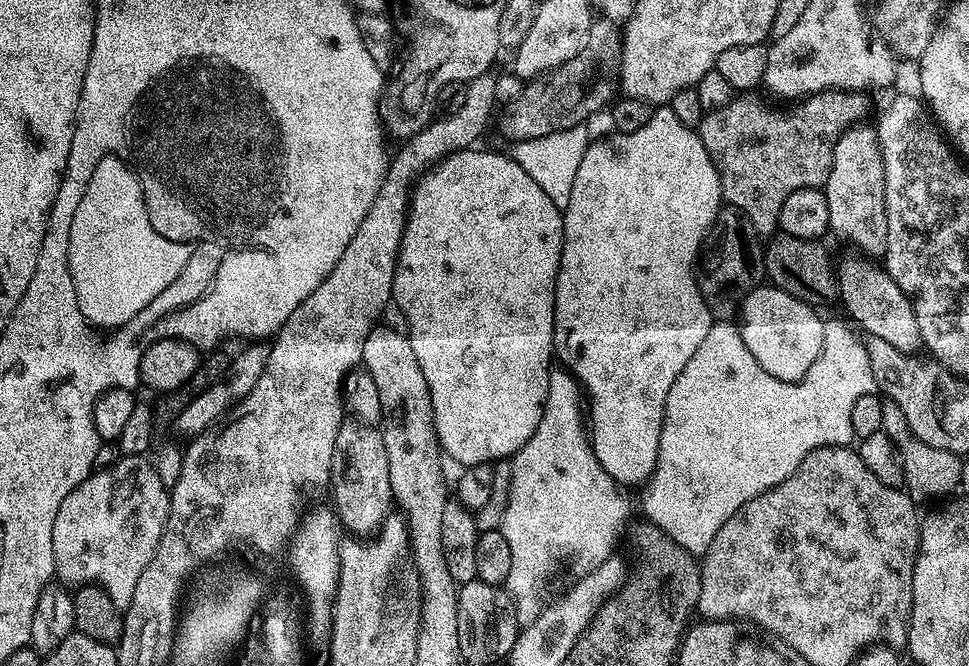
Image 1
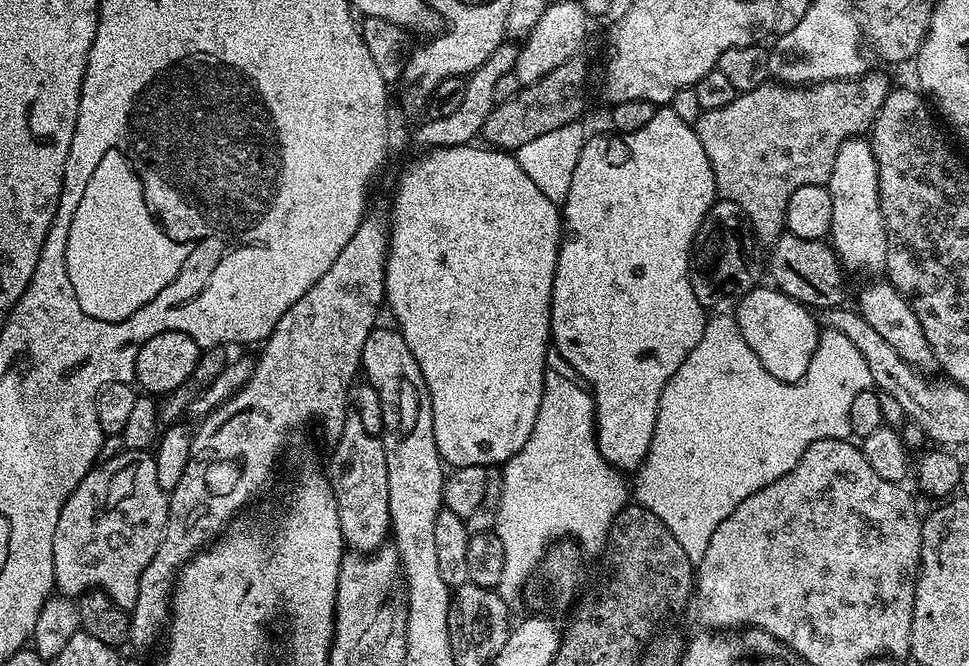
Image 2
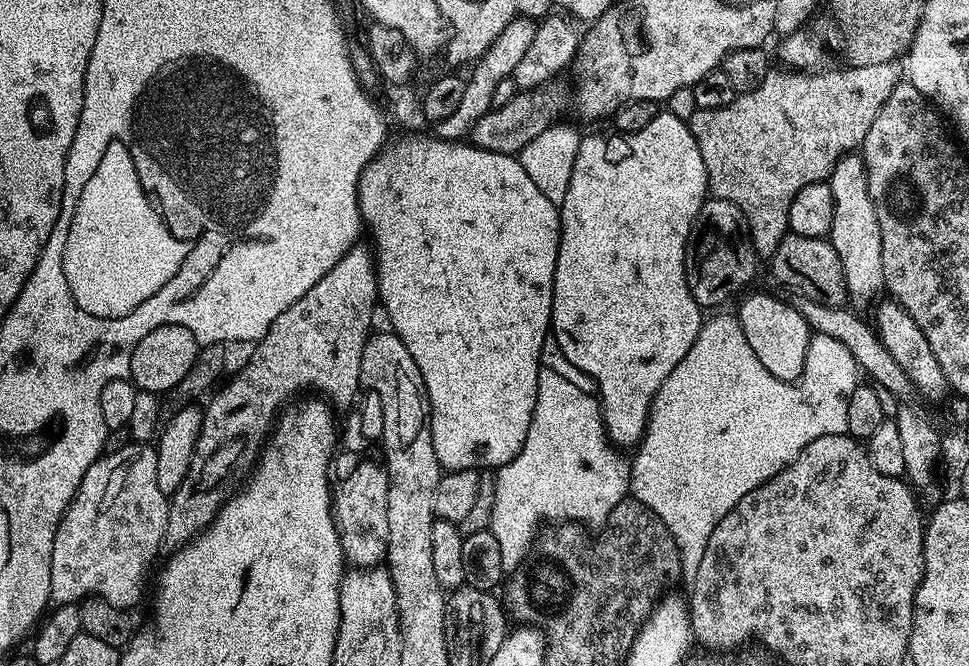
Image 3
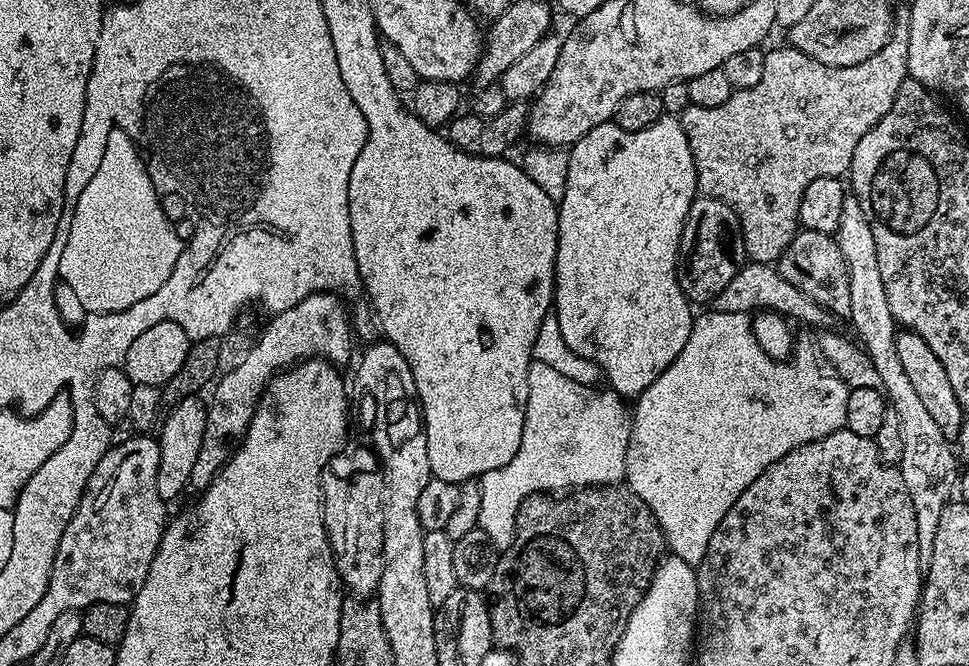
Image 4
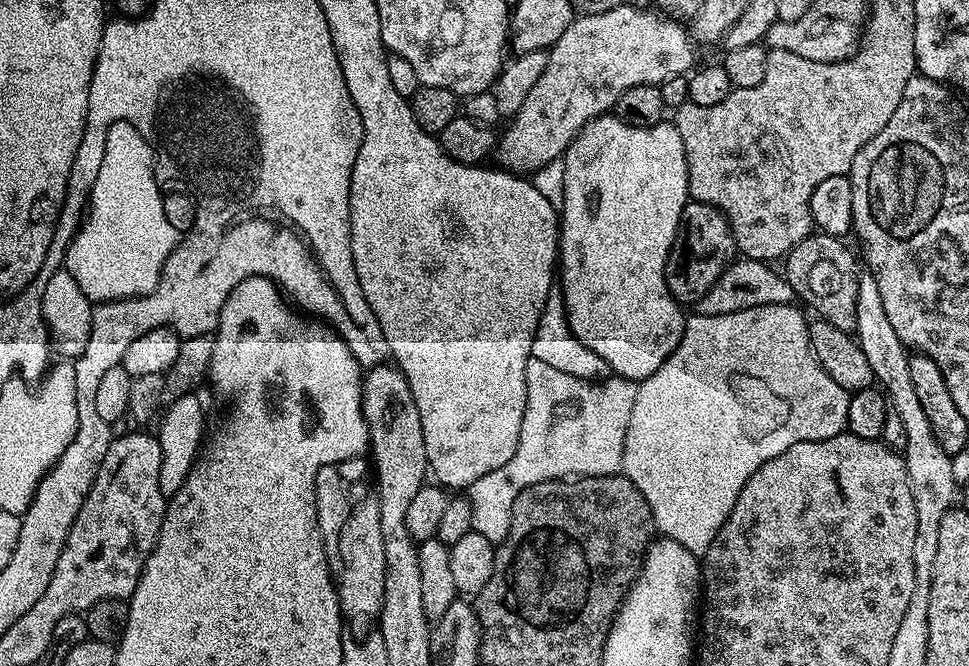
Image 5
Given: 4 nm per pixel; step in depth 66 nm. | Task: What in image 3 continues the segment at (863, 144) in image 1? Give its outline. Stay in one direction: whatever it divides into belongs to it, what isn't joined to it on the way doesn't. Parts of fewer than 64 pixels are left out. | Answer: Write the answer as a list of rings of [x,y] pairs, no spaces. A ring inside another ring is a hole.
[[[856,154],[841,158],[831,174],[830,185],[833,190],[830,242],[838,254],[838,262],[842,262],[844,267],[851,307],[865,310],[881,299],[880,292],[882,296],[885,286],[882,274],[882,234],[878,230],[878,214],[874,214],[874,202],[870,198],[863,159]]]

